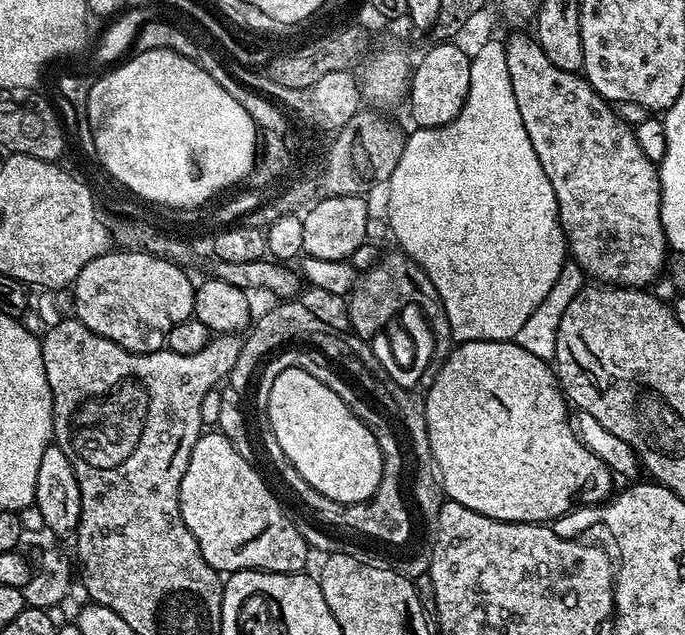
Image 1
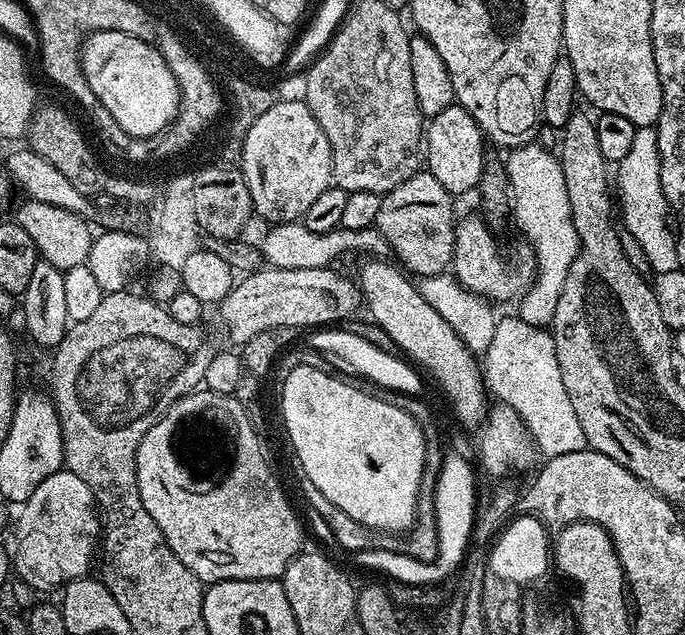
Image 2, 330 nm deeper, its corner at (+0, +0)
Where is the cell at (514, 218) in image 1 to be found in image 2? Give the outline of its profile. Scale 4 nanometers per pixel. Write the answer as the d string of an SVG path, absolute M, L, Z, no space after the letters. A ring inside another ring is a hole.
M529 142L511 149L507 156L506 173L514 220L516 216L517 226L532 243L531 255L537 267L532 287L518 302L518 315L532 326L547 329L554 318L554 310L558 310L562 282L566 282L566 274L570 274L570 266L580 249L578 230L574 230L570 194L566 194L566 178L555 151L547 152L536 142Z

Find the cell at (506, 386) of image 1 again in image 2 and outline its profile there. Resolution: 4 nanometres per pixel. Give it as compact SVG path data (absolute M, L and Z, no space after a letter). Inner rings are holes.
M379 258L365 260L368 261L360 268L358 288L362 293L363 307L364 304L368 307L371 323L382 326L397 349L413 365L419 366L425 373L428 371L440 383L445 398L452 403L453 414L462 423L479 425L486 415L486 387L478 356L463 344L462 338L426 302L419 287L395 263Z

